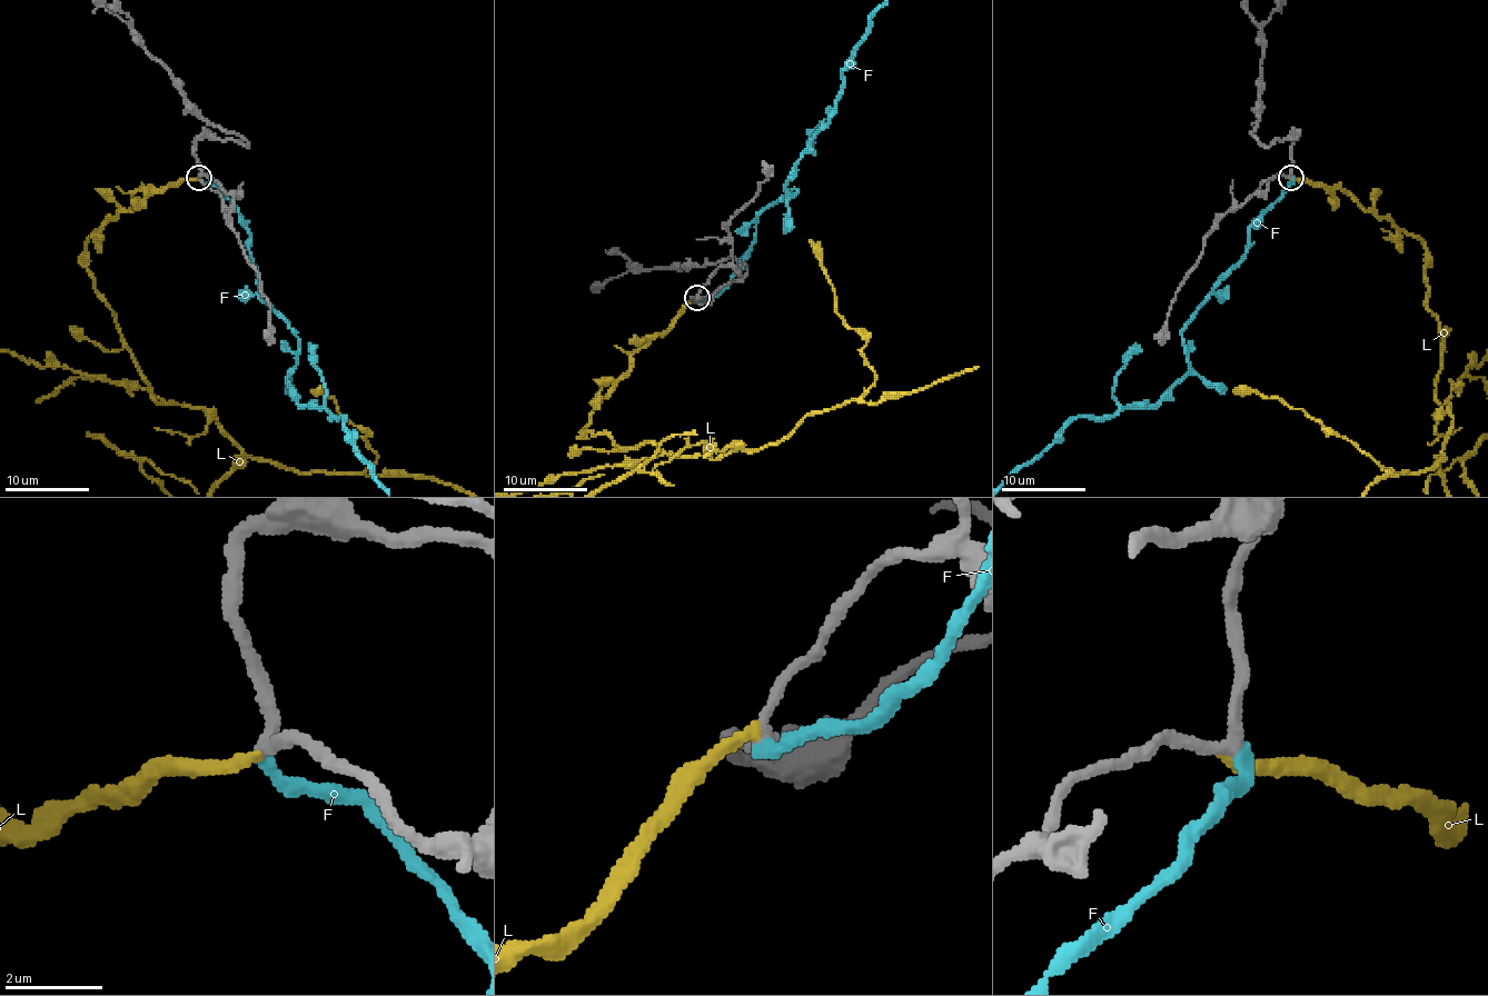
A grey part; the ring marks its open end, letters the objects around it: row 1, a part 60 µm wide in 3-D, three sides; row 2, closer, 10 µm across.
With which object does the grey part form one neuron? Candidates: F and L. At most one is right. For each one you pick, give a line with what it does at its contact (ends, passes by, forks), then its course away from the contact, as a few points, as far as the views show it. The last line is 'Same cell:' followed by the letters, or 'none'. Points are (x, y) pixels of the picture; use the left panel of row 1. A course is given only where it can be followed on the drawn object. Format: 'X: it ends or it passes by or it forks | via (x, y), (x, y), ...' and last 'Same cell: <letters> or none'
L: it ends
Same cell: L

